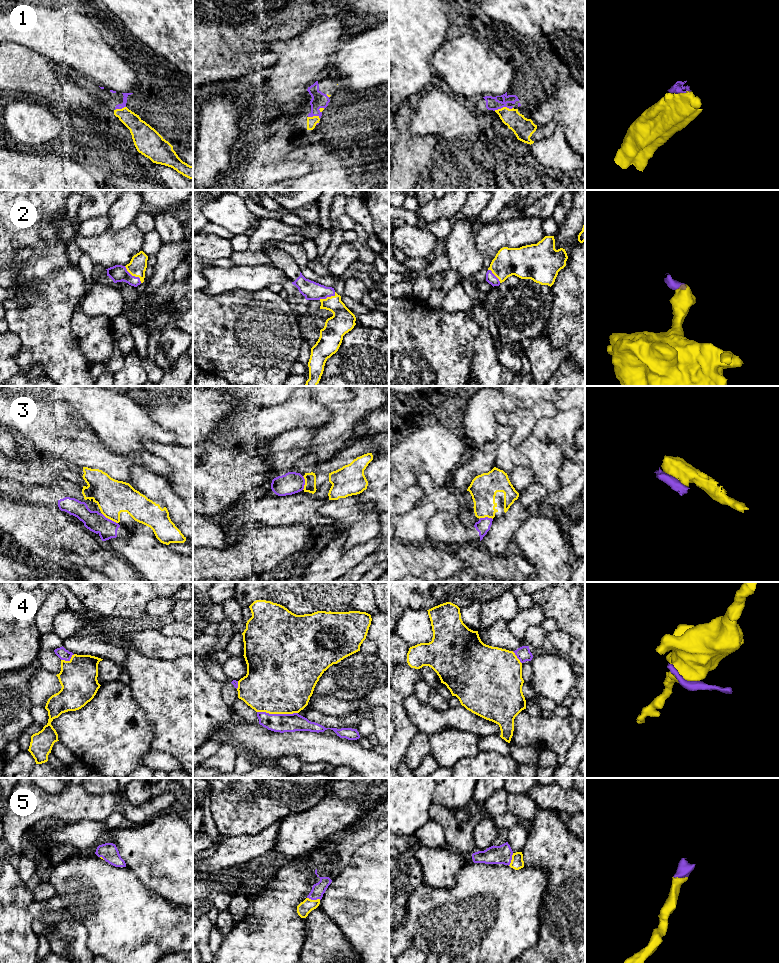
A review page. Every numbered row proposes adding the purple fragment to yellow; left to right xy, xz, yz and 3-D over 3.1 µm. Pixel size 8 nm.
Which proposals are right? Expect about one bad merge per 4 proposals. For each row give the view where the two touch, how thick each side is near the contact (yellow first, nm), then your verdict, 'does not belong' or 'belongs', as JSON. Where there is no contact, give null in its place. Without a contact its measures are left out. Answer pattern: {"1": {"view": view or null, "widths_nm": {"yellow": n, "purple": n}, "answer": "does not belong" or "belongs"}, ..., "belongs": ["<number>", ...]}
{"1": {"view": "yz", "widths_nm": {"yellow": 170, "purple": 100}, "answer": "belongs"}, "2": {"view": "xy", "widths_nm": {"yellow": 140, "purple": 140}, "answer": "belongs"}, "3": {"view": "xy", "widths_nm": {"yellow": 280, "purple": 160}, "answer": "does not belong"}, "4": {"view": "xz", "widths_nm": {"yellow": 500, "purple": 150}, "answer": "does not belong"}, "5": {"view": "xz", "widths_nm": {"yellow": 110, "purple": 110}, "answer": "belongs"}, "belongs": ["1", "2", "5"]}

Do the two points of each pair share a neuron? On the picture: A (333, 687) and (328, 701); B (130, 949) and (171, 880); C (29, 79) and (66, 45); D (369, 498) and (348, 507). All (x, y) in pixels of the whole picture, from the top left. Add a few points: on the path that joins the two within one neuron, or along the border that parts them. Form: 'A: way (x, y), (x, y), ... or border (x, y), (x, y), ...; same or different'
A: border (312, 694), (332, 695), (341, 699), (353, 700); different
B: border (142, 883), (179, 907); different
C: border (29, 49), (39, 52), (51, 61); different
D: border (358, 494), (358, 517), (378, 512); different

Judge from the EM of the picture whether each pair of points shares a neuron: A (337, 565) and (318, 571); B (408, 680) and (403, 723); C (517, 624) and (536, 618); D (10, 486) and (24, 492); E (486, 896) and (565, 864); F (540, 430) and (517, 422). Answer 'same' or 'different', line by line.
A: same
B: same
C: same
D: same
E: different
F: different

